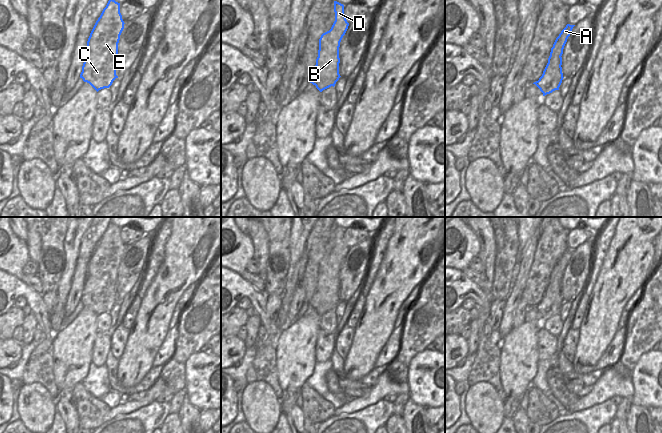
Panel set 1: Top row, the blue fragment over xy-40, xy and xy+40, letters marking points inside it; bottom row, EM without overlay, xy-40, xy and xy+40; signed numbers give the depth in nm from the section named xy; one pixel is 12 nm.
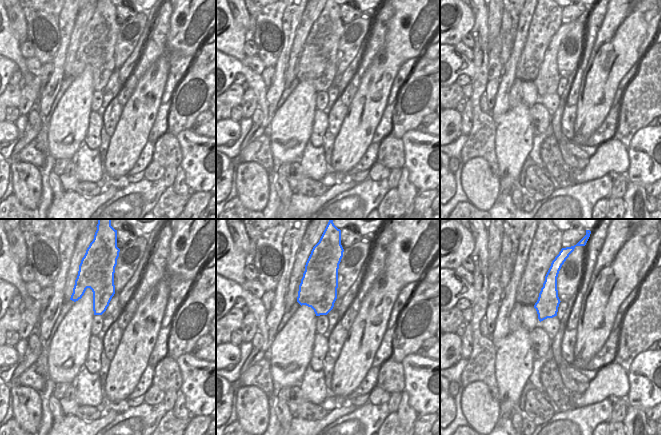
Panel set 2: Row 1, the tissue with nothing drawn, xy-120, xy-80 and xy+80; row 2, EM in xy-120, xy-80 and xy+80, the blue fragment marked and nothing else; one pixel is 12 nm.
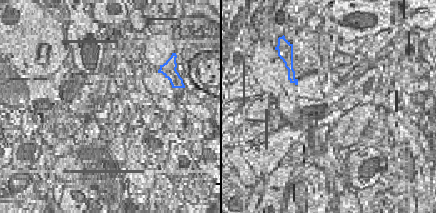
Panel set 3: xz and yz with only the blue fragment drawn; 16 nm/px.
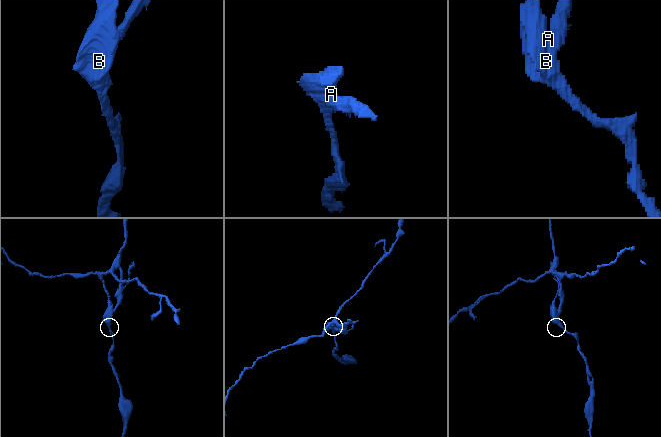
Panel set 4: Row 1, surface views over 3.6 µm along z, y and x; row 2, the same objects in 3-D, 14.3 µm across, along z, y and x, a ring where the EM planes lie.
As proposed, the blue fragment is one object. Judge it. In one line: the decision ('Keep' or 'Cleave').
Cleave

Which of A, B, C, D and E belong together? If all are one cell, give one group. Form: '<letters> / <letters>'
A / B C D E

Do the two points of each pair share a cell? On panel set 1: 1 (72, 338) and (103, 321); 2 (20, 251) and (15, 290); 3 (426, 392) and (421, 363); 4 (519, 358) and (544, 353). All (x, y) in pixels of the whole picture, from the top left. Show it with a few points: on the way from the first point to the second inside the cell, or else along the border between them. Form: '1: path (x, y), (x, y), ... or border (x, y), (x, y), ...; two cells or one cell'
1: border (96, 316), (98, 330); two cells
2: border (10, 273), (20, 280); two cells
3: path (426, 384), (426, 379), (416, 369); one cell
4: border (536, 331), (539, 359); two cells

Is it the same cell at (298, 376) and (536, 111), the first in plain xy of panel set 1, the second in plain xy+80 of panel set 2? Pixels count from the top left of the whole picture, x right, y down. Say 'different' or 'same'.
different

